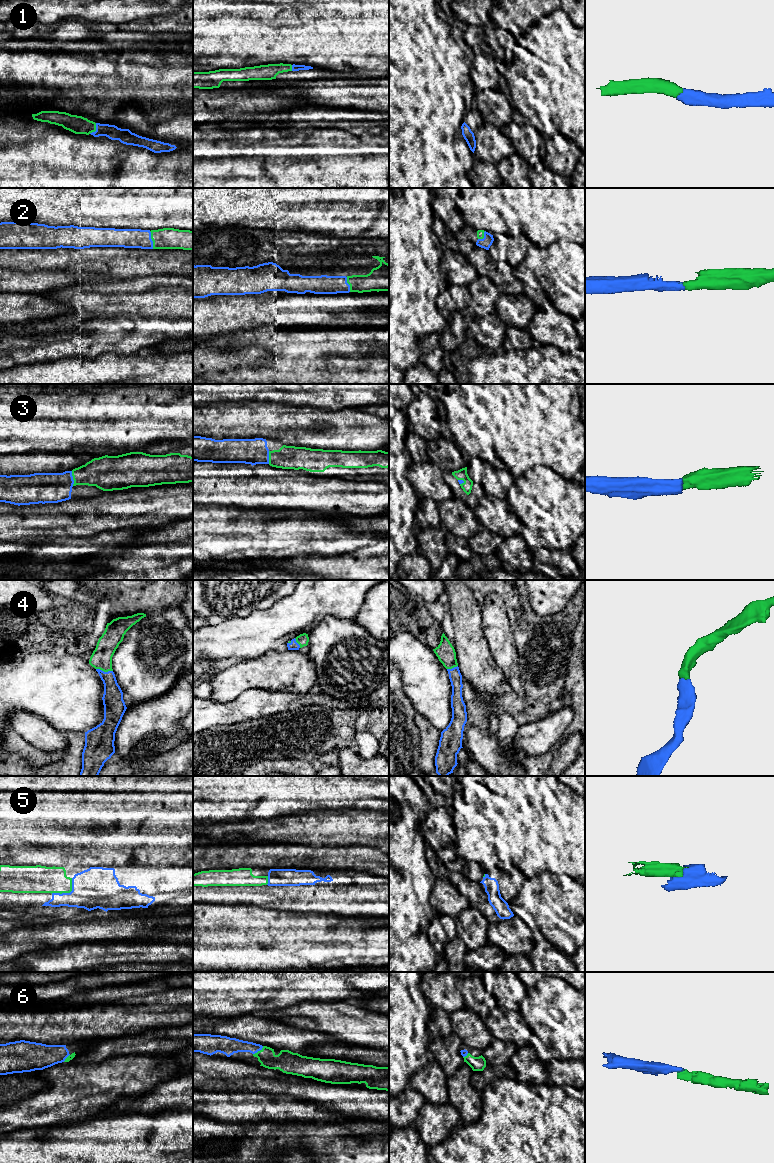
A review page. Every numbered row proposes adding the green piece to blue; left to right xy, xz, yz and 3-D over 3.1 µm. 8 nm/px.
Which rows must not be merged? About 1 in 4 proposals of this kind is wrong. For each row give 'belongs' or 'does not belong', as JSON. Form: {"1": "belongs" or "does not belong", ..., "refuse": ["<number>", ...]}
{"1": "belongs", "2": "belongs", "3": "belongs", "4": "belongs", "5": "belongs", "6": "belongs", "refuse": []}

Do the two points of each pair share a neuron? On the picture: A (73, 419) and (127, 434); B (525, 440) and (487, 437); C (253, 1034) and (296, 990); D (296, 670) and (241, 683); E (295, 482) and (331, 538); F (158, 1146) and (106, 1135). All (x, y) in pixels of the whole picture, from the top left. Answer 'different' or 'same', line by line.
A: same
B: same
C: different
D: same
E: different
F: same

